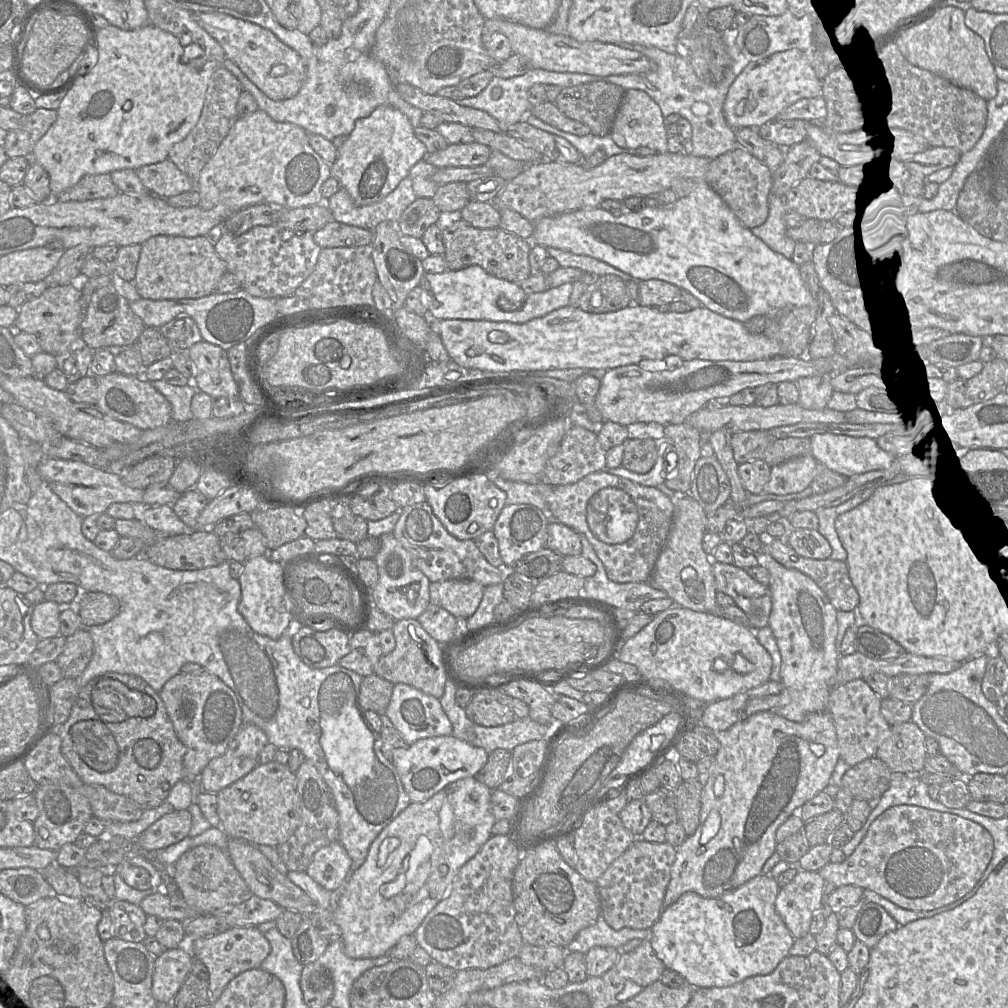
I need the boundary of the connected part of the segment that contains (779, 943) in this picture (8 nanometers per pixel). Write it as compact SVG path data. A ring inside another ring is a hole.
M760 874L735 890L715 898L705 898L695 892L685 892L664 909L650 929L650 943L665 967L681 974L694 988L732 986L755 975L774 971L787 956L795 939L775 909L779 892L776 879Z

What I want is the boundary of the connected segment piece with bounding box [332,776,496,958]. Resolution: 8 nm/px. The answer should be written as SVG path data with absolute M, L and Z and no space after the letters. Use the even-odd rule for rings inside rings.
M474 776L454 781L432 797L411 802L385 826L370 845L367 857L352 873L337 906L332 910L342 930L345 954L350 958L385 958L390 949L406 935L414 935L427 914L449 891L460 868L491 836L496 822L491 812L491 792Z

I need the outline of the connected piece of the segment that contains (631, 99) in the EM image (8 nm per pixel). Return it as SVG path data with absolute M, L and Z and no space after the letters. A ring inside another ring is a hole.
M629 89L625 92L609 135L619 147L624 149L647 146L658 153L668 152L667 127L661 109L646 92L638 89Z

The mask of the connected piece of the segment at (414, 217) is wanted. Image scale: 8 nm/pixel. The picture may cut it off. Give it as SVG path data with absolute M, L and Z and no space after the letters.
M417 198L404 210L398 220L399 234L422 238L425 231L437 222L440 213L433 199Z

